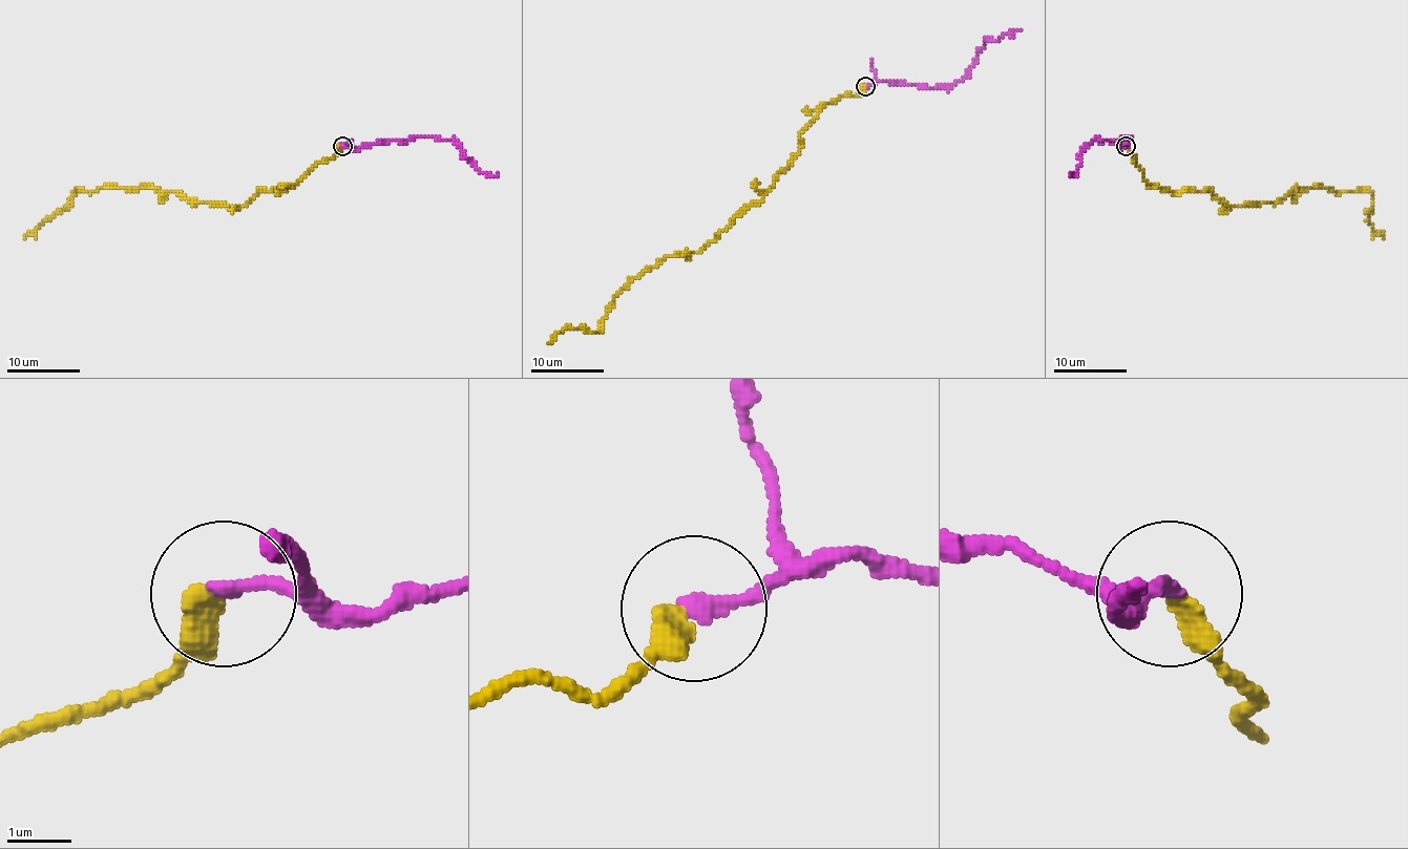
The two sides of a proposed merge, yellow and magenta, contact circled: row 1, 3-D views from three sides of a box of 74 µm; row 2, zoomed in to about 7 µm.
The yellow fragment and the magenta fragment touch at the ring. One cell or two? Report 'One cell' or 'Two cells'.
One cell

